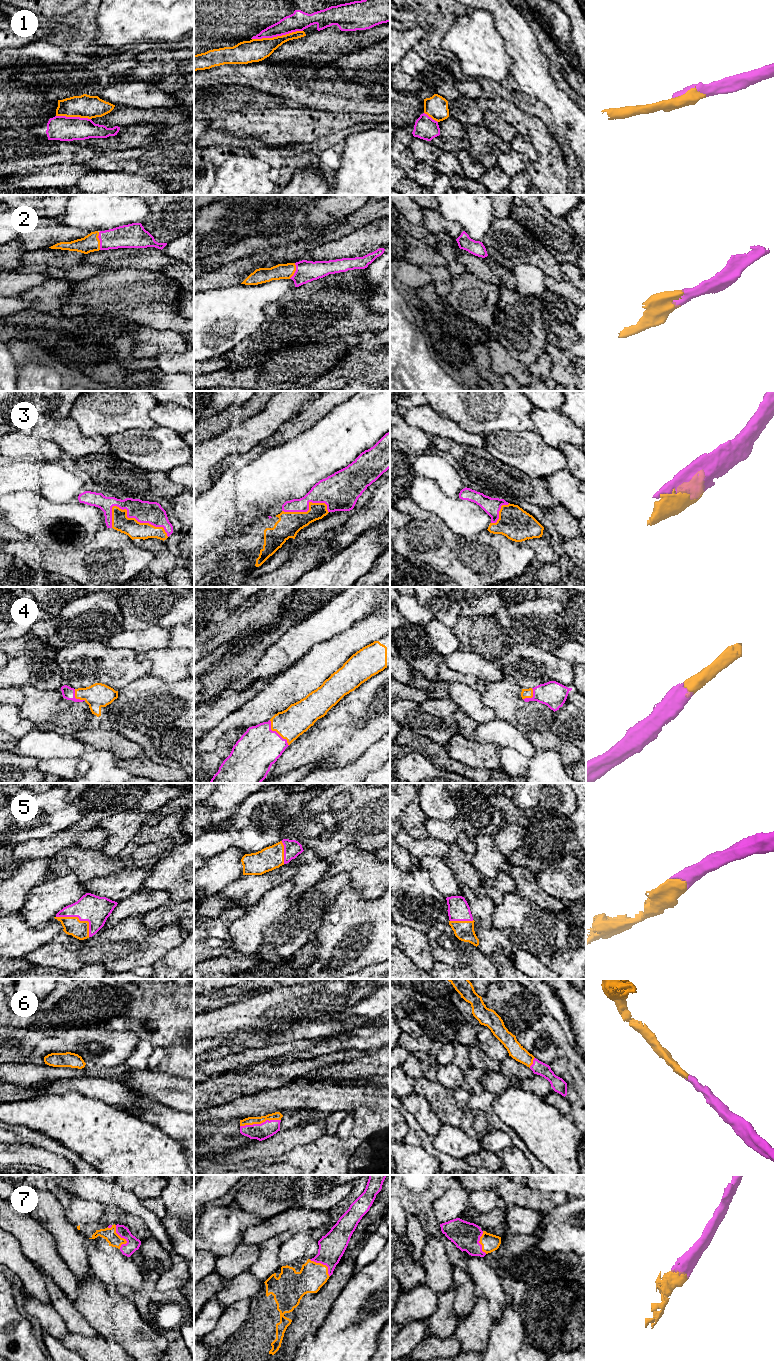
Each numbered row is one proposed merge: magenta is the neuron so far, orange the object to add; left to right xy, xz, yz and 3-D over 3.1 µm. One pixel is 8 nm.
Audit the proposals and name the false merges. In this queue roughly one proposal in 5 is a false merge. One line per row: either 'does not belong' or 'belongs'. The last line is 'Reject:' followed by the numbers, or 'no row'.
1: does not belong
2: belongs
3: belongs
4: belongs
5: belongs
6: belongs
7: belongs
Reject: 1

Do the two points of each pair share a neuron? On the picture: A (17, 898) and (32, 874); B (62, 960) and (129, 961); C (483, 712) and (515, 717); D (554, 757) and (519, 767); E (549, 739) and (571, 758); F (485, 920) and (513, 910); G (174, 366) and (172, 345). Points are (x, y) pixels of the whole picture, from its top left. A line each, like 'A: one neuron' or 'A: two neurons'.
A: one neuron
B: one neuron
C: two neurons
D: one neuron
E: one neuron
F: two neurons
G: two neurons

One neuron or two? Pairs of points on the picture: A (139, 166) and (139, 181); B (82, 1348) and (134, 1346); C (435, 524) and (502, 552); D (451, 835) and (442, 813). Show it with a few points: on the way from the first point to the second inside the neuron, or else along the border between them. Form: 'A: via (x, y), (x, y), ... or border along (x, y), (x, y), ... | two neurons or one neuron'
A: border along (116, 171), (152, 175) | two neurons
B: border along (100, 1335), (113, 1340), (125, 1350) | two neurons
C: via (451, 541), (462, 552), (485, 552) | one neuron
D: border along (427, 816), (451, 822) | two neurons

